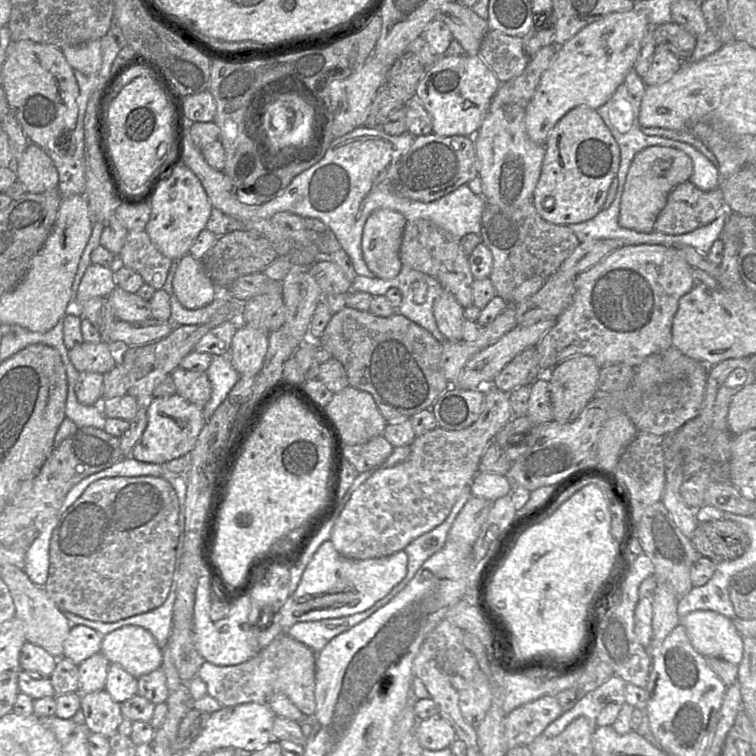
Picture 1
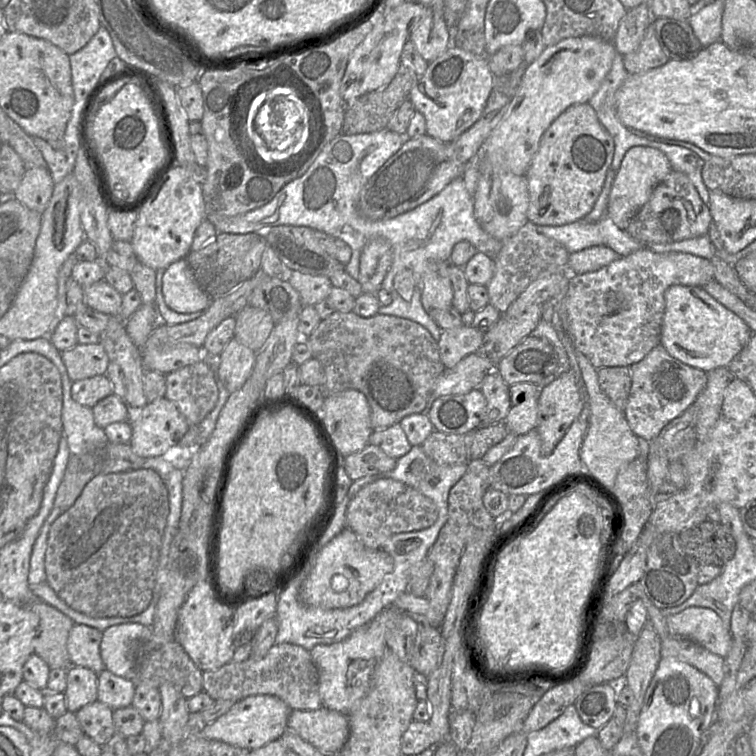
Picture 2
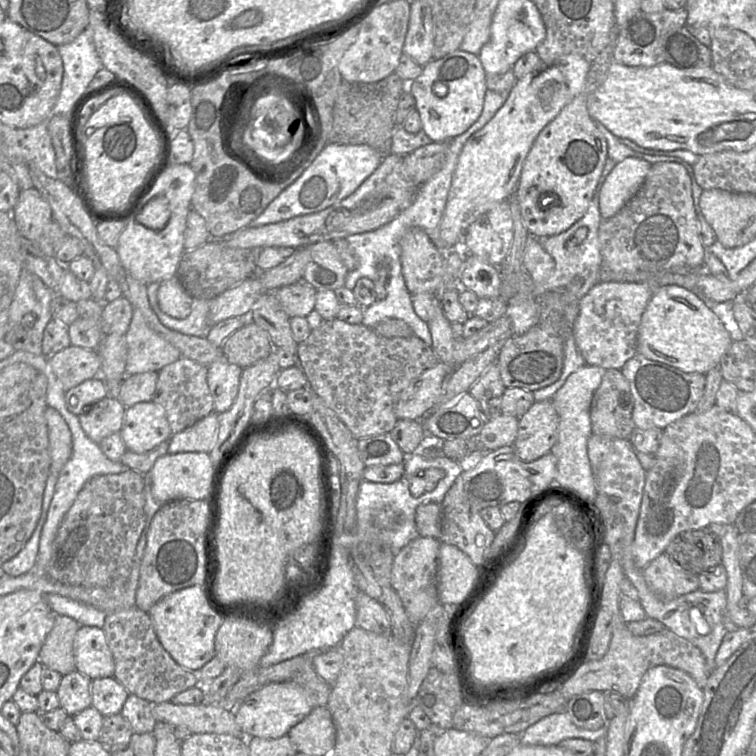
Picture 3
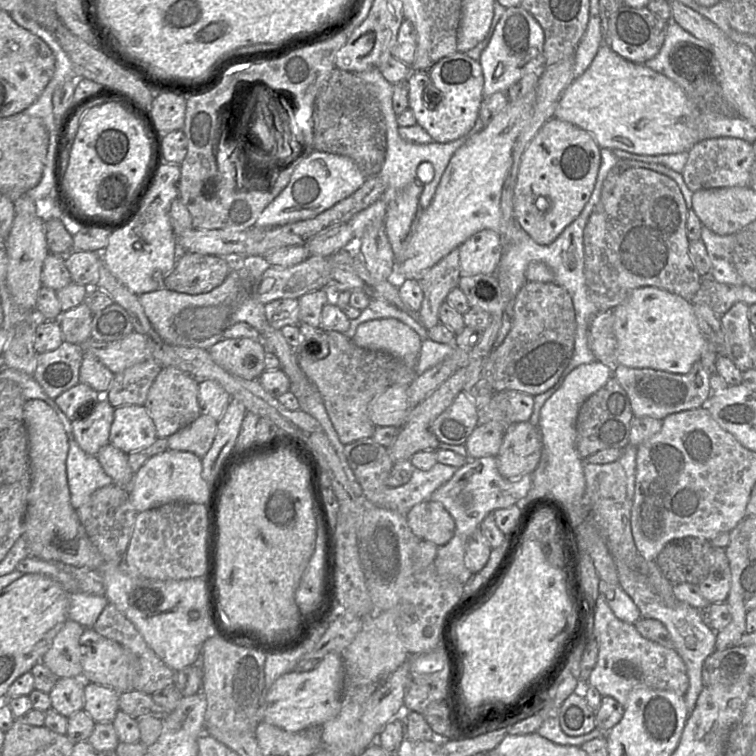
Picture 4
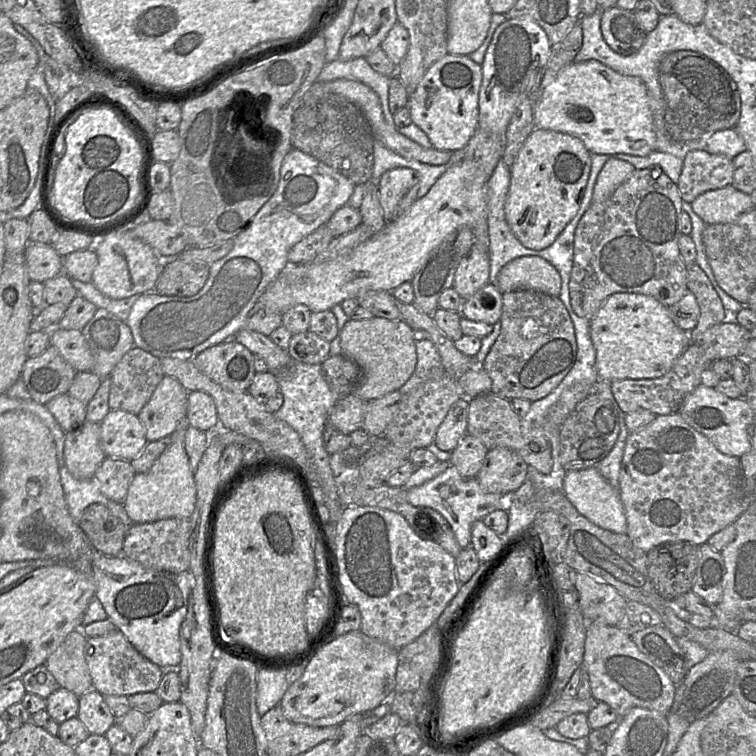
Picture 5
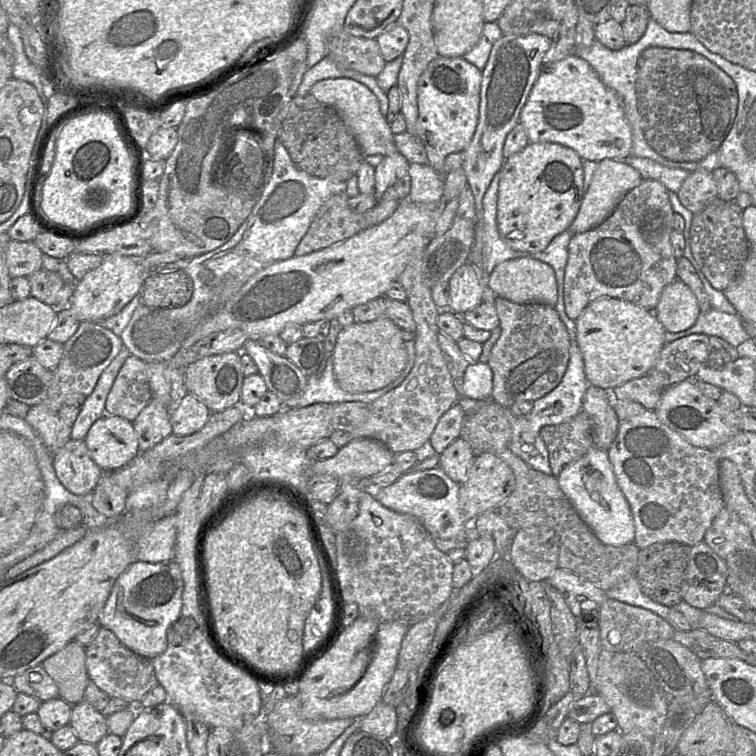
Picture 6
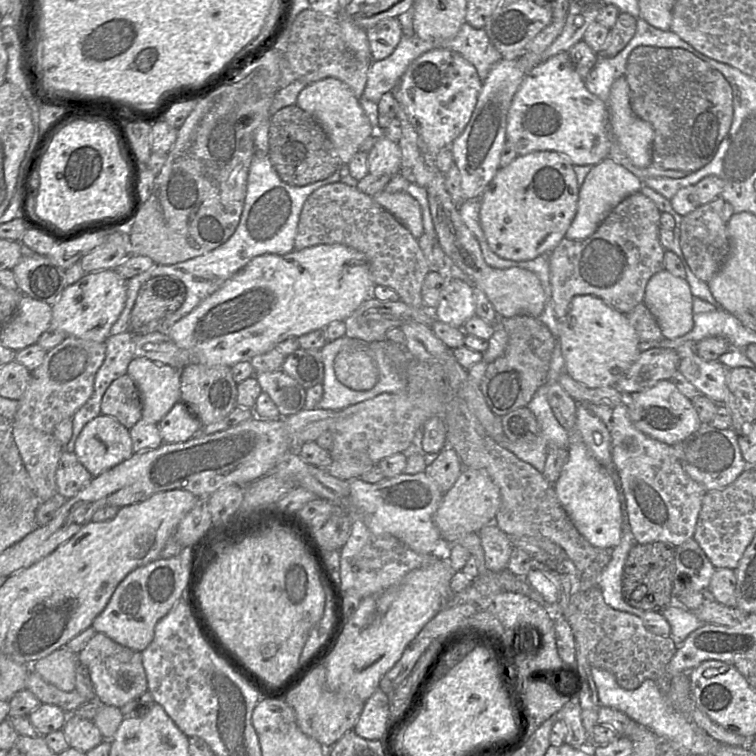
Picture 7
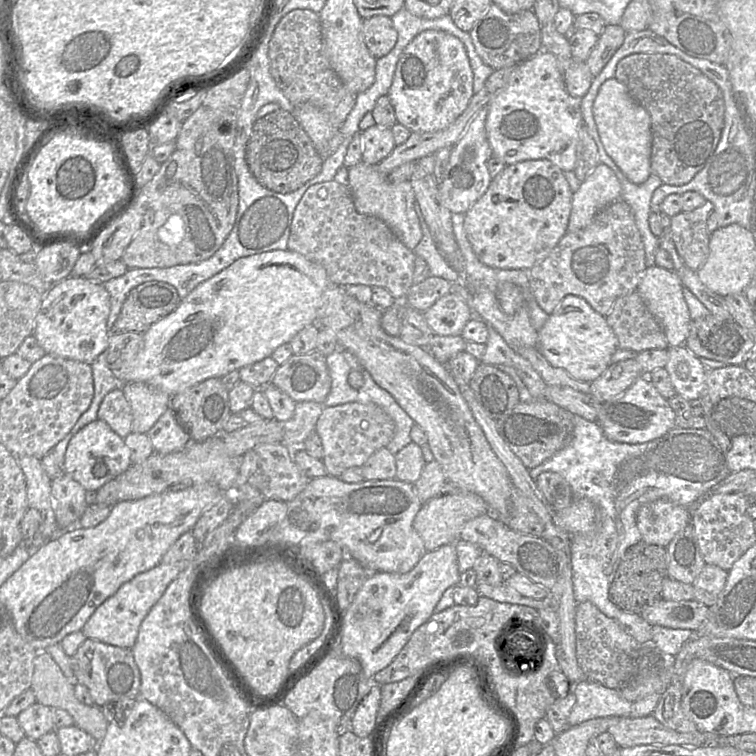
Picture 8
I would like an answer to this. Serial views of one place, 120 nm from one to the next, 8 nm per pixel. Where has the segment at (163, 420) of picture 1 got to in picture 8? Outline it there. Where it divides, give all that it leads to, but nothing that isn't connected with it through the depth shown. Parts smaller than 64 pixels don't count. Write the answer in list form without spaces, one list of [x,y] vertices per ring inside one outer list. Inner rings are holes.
[[[96,419],[81,428],[70,440],[63,462],[63,472],[77,481],[88,493],[94,493],[131,465],[125,440],[103,420]]]

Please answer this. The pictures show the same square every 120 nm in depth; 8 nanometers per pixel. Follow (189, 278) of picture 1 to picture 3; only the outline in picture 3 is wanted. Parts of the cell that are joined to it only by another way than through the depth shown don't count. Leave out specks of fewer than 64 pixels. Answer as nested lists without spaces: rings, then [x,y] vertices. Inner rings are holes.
[[[175,275],[160,282],[158,302],[163,312],[172,317],[183,319],[191,313],[193,297],[185,291]]]

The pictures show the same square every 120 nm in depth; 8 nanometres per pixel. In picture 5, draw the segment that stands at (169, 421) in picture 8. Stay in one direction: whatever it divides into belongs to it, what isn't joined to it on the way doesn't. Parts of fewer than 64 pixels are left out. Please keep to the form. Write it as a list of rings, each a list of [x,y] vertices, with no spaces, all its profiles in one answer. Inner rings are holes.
[[[204,391],[189,392],[186,419],[189,426],[199,430],[206,432],[216,430],[219,422],[213,398]]]

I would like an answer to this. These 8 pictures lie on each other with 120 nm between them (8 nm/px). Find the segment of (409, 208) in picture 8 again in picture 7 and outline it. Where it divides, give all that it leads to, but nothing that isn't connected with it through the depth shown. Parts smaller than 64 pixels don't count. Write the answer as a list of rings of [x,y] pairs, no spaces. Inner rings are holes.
[[[383,190],[372,198],[394,215],[417,240],[423,235],[424,226],[420,205],[407,191],[389,193]]]

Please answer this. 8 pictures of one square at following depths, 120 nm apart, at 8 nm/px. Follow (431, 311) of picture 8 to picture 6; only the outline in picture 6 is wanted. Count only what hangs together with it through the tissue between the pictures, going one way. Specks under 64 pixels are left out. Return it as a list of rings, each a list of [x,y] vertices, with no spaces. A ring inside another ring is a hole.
[[[467,262],[461,265],[448,281],[448,310],[461,316],[482,302],[482,286],[475,267]]]

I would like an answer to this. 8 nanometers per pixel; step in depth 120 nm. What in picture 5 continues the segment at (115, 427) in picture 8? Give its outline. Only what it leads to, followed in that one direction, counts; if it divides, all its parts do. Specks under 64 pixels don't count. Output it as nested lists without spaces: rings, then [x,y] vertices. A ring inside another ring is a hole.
[[[134,346],[110,374],[110,410],[123,410],[138,415],[163,377],[160,359]]]

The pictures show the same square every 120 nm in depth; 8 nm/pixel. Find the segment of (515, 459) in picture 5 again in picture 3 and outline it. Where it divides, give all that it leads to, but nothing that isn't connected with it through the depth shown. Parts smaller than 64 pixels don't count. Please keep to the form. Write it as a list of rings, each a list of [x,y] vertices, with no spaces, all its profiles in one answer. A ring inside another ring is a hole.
[[[551,400],[534,402],[519,418],[517,436],[512,444],[523,462],[532,462],[550,452],[556,443],[559,418]]]

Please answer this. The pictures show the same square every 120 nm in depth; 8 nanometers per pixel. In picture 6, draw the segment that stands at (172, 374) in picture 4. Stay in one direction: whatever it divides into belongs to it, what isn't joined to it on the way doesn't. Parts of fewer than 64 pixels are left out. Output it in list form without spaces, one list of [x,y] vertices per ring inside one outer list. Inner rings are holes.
[[[153,398],[133,422],[140,452],[145,452],[172,434],[170,409]]]

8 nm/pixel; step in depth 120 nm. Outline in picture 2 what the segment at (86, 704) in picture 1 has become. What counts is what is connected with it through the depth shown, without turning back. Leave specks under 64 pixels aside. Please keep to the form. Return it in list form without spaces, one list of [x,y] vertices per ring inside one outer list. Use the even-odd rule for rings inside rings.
[[[96,700],[82,707],[75,715],[84,734],[99,746],[105,745],[116,733],[113,709]]]

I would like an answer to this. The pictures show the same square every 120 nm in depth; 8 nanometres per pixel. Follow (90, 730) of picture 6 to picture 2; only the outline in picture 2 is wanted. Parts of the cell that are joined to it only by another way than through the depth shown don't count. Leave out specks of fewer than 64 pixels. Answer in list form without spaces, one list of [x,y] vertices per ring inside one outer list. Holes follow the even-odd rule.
[[[104,669],[98,676],[97,700],[114,711],[131,705],[136,683]]]

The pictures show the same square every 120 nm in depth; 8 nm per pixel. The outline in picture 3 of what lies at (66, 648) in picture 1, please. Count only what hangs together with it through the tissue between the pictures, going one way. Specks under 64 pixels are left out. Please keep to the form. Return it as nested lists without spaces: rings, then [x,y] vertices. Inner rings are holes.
[[[81,625],[74,639],[76,669],[90,678],[113,677],[115,662],[103,629]]]

